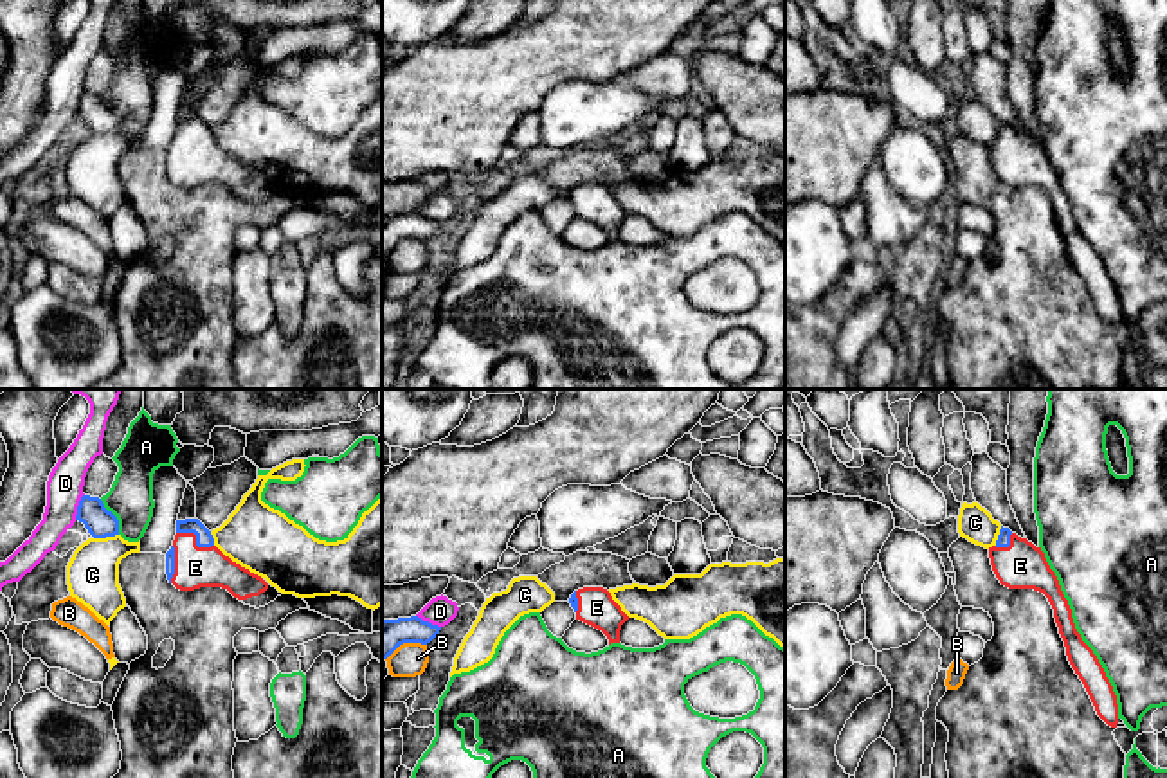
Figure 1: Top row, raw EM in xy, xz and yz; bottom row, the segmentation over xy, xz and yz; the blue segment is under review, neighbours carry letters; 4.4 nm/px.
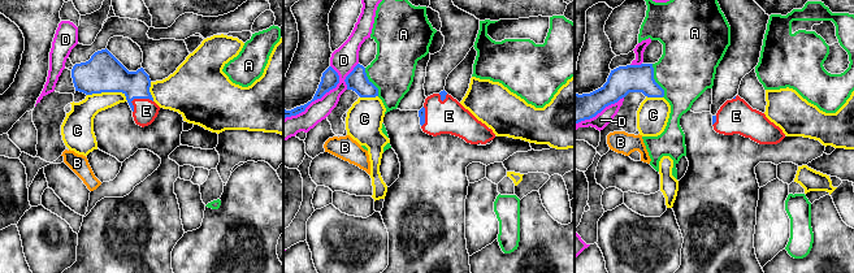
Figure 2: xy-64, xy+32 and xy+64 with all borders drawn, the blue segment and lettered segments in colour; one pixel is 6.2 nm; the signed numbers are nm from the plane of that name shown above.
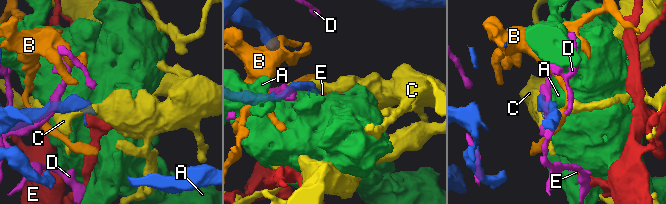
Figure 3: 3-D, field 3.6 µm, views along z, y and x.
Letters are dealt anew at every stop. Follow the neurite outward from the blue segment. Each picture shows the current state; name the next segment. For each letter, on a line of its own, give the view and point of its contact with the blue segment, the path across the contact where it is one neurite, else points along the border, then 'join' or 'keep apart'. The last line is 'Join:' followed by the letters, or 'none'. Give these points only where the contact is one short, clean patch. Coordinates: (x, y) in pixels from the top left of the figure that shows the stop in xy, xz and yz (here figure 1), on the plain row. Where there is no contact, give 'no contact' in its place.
A: meets blue in xy at (116, 114); keep apart
B: meets blue in xz at (406, 238); border along xz (425, 240), (402, 240), (386, 256); keep apart
C: meets blue in xy at (105, 134); keep apart
D: meets blue in xy at (78, 103); keep apart
E: meets blue in xy at (197, 135); keep apart
Join: none

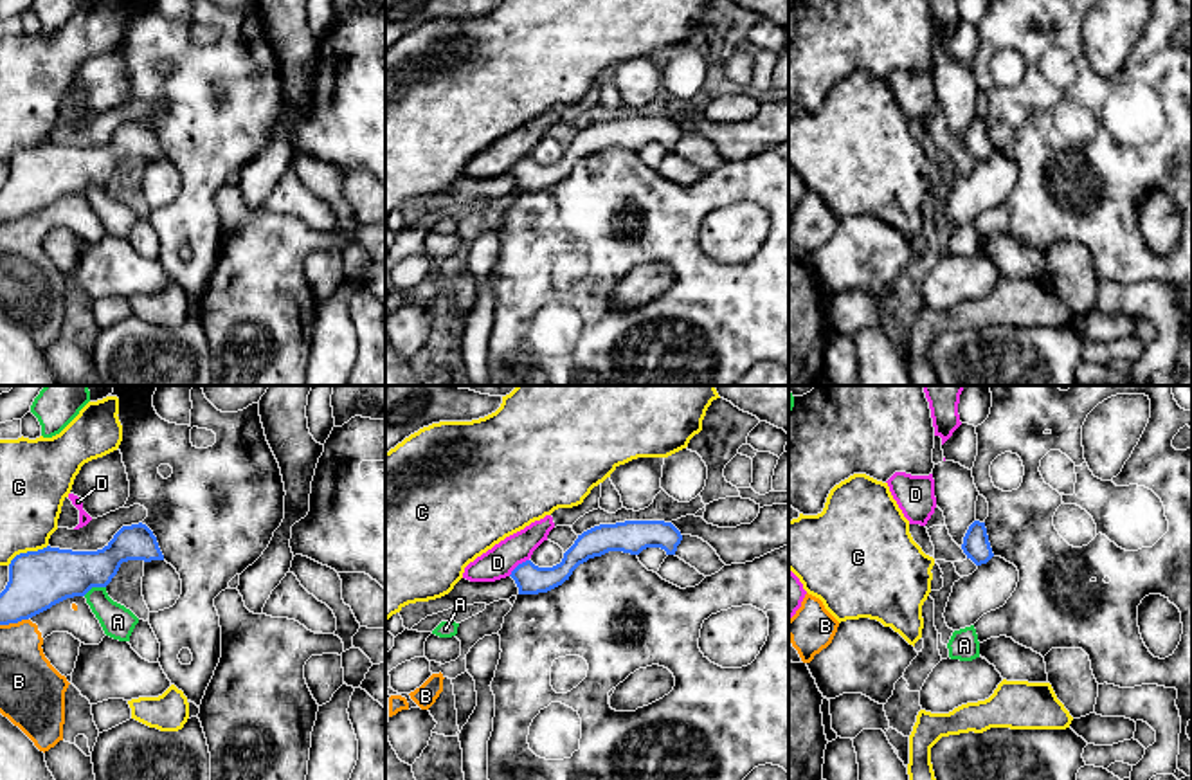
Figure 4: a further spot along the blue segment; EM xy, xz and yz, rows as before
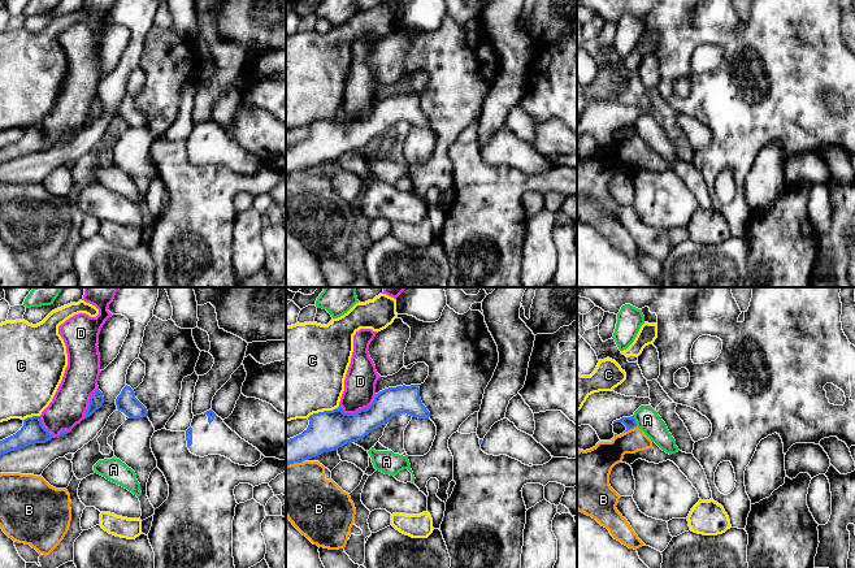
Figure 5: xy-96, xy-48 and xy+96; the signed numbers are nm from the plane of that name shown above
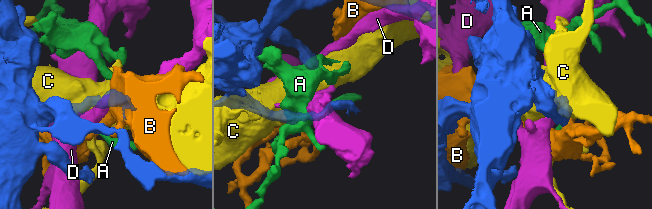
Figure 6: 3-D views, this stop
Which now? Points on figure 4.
A: meets blue in xy at (94, 182); border along xy (105, 182), (94, 182), (83, 191); keep apart
B: meets blue in xy at (13, 218); keep apart
C: meets blue in xy at (27, 148); keep apart
D: meets blue in xz at (517, 163); keep apart
Join: none

